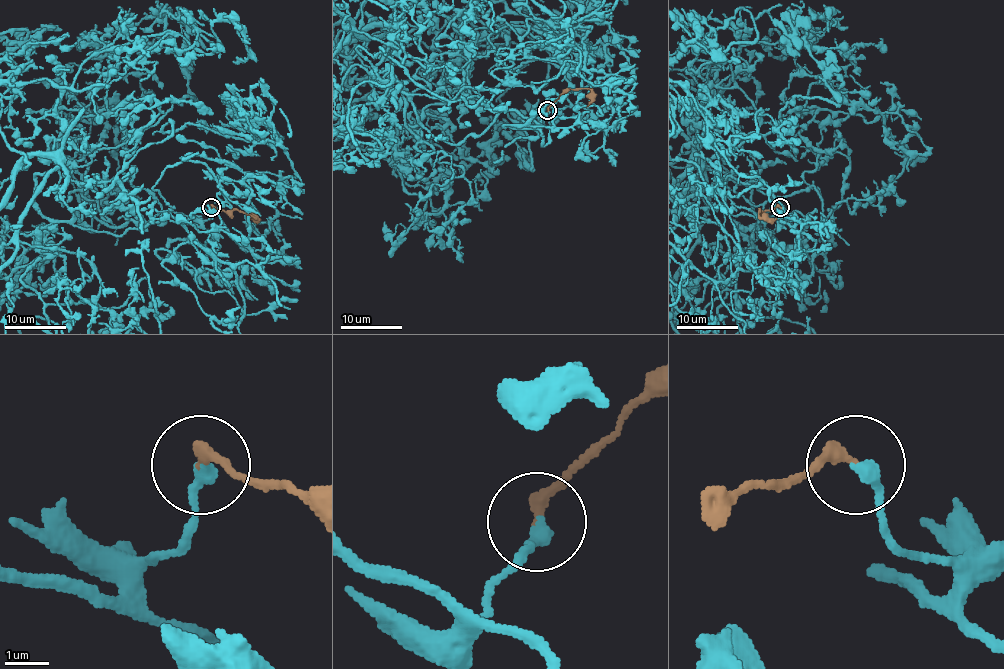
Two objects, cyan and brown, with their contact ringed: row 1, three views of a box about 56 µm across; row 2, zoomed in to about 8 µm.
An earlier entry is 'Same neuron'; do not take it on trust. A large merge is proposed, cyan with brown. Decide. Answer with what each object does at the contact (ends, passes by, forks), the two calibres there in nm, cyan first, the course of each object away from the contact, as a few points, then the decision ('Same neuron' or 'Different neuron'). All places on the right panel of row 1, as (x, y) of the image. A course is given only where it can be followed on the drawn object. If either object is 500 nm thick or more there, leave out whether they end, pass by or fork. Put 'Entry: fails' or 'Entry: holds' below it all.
At the ring cyan ends. At the ring brown ends. Thickness 320 nm (cyan) against 280 nm. Course of cyan: (781, 208), (814, 226), (769, 218), (695, 154), (685, 208), (782, 157), (717, 122). Course of brown: (781, 208), (759, 209), (758, 212), (761, 217), (776, 218). Same neuron
Entry: holds

